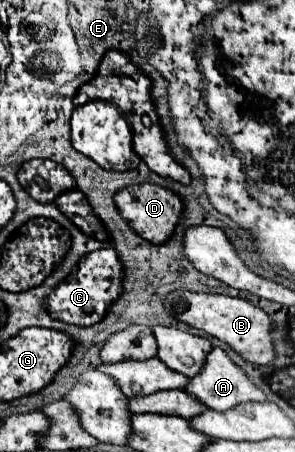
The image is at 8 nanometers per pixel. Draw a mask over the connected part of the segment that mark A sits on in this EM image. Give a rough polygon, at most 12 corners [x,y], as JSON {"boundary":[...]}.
{"boundary":[[223,348],[185,392],[211,410],[267,402]]}

